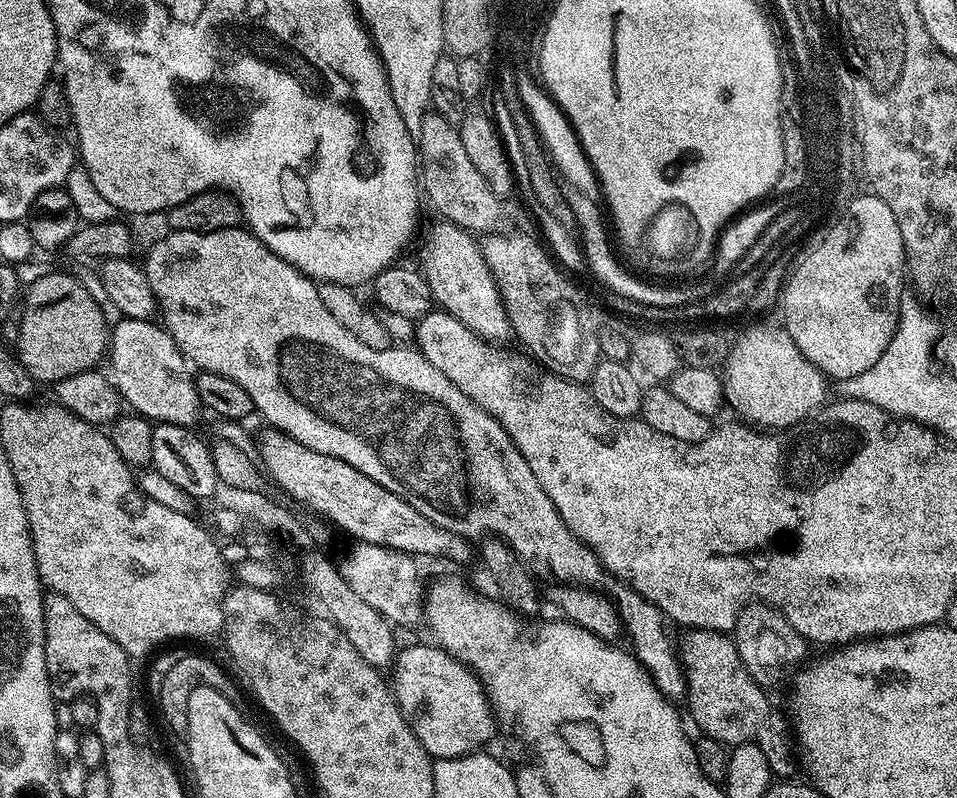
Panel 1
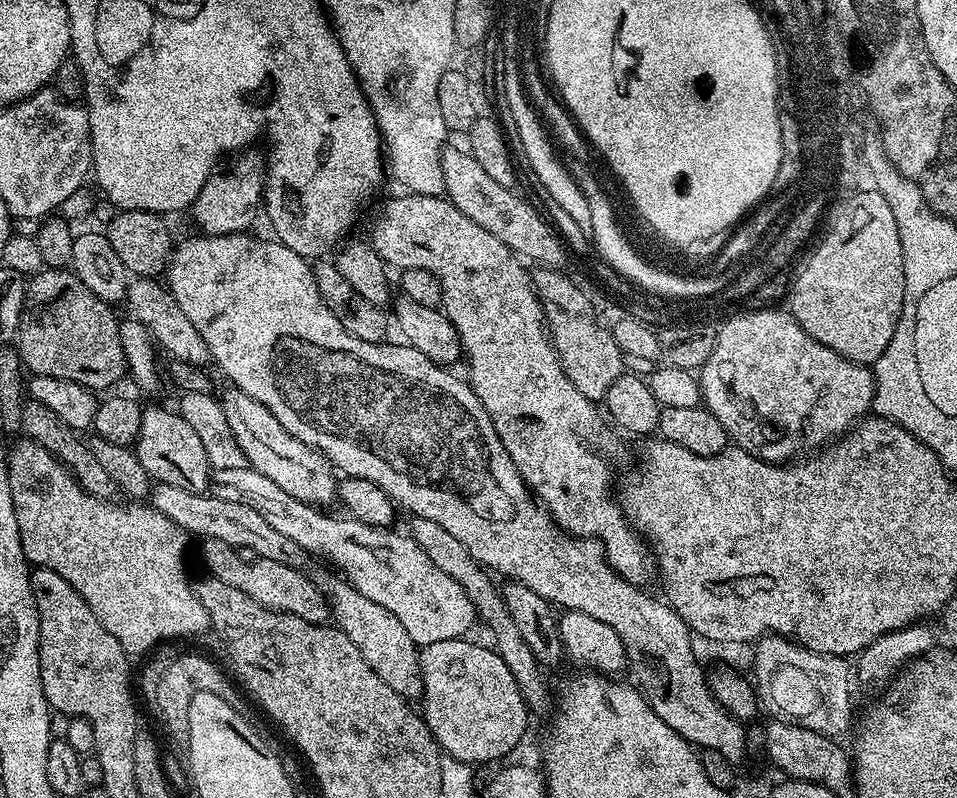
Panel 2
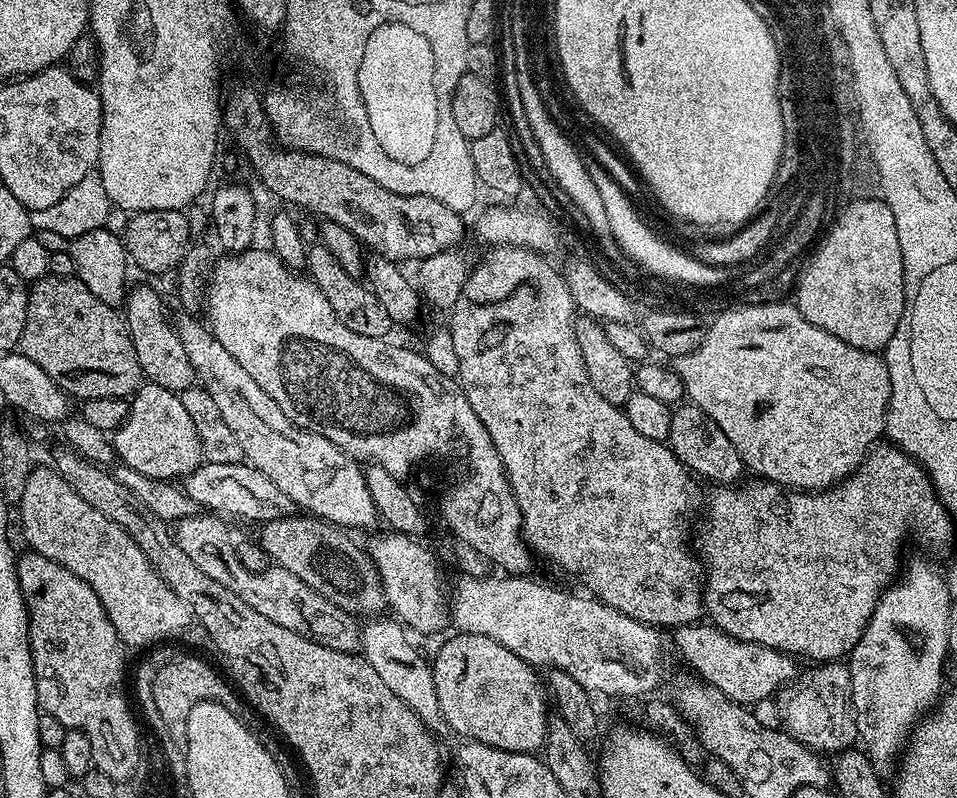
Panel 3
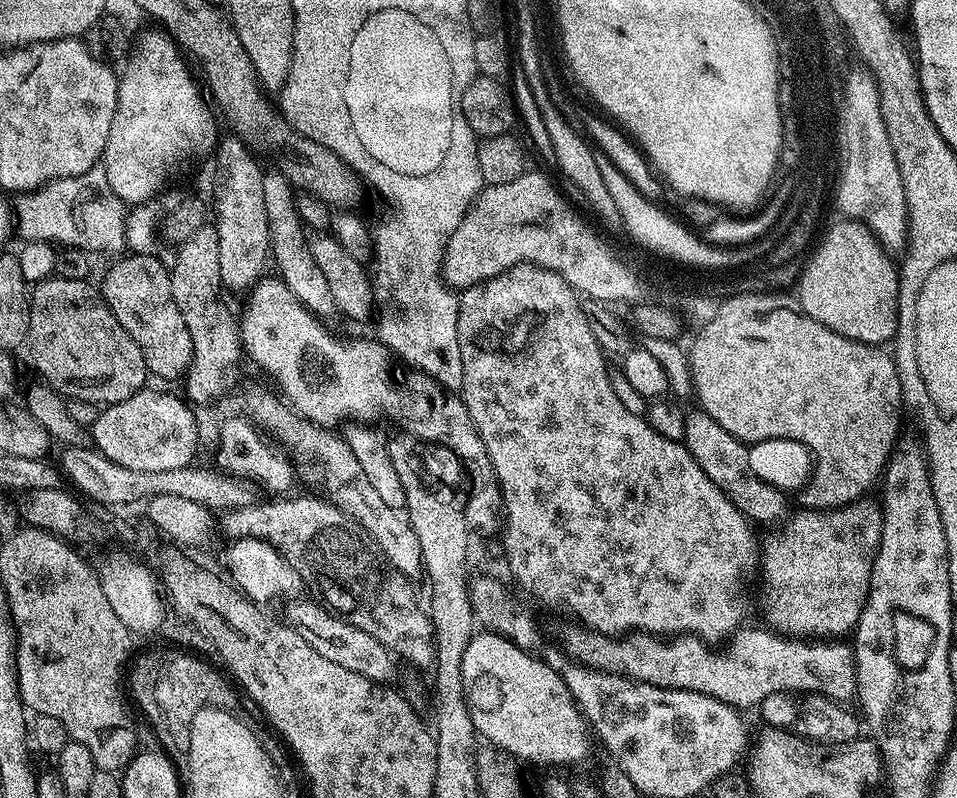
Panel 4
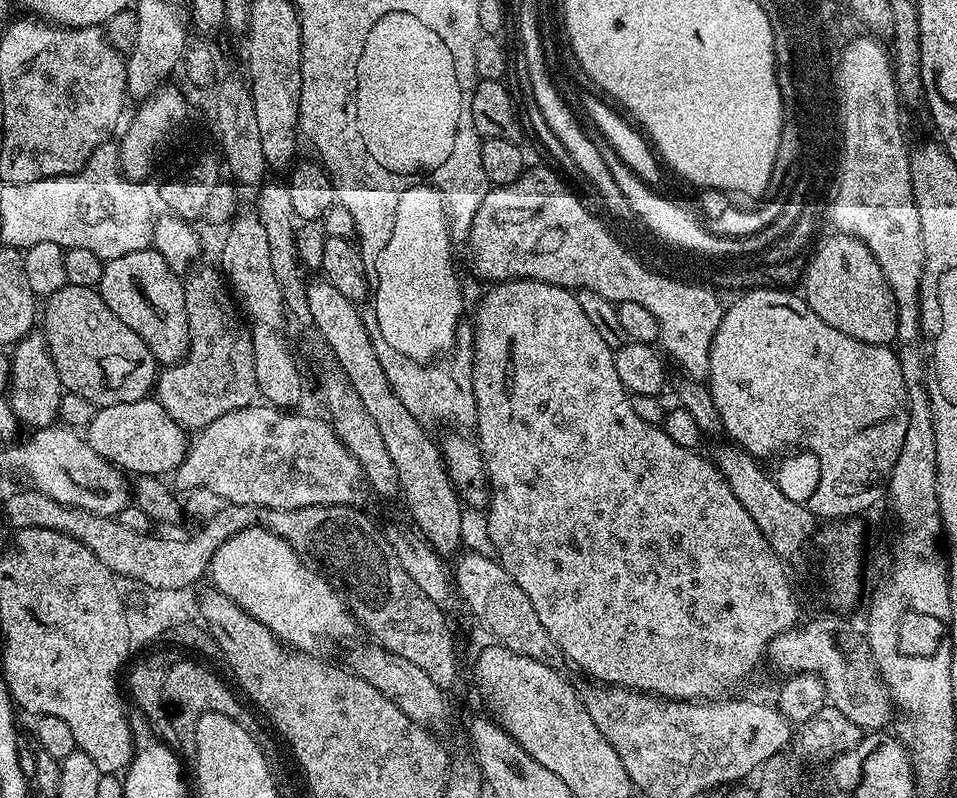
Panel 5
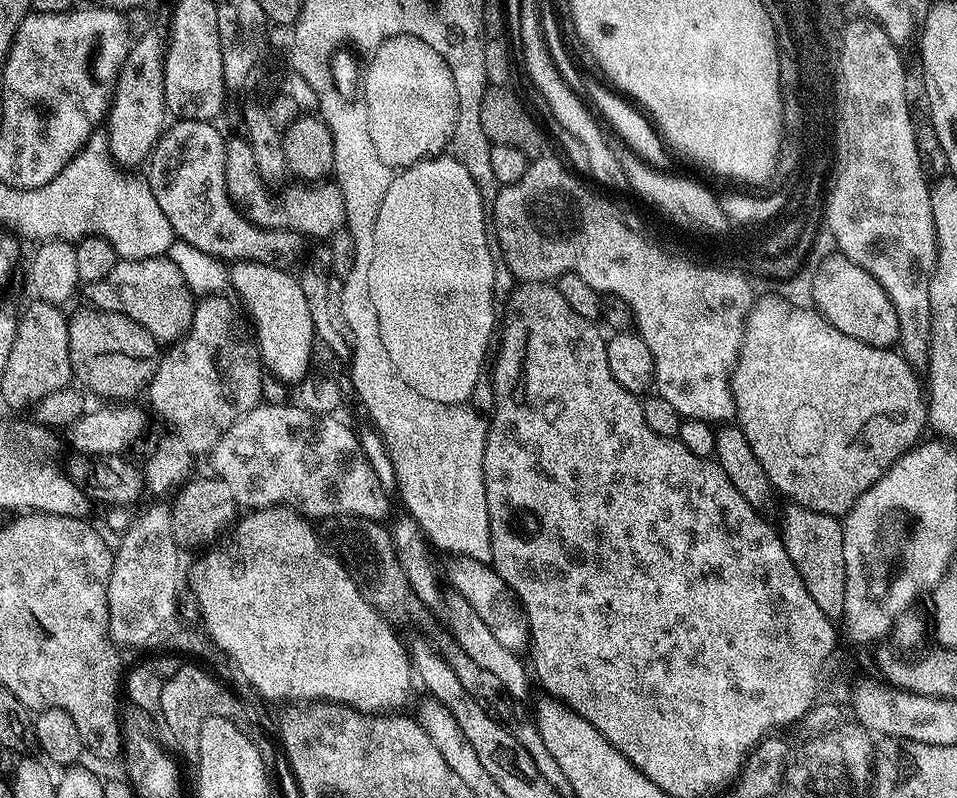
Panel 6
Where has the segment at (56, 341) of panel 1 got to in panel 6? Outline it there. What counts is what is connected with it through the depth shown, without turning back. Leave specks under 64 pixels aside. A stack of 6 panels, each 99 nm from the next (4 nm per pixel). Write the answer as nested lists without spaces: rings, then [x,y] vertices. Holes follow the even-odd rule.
[[[91,306],[80,308],[68,316],[68,349],[75,383],[89,393],[92,391],[96,396],[105,396],[108,402],[128,402],[131,396],[139,392],[141,395],[152,383],[162,355],[161,345],[142,326],[138,326],[138,322],[126,318],[126,314],[107,312]]]

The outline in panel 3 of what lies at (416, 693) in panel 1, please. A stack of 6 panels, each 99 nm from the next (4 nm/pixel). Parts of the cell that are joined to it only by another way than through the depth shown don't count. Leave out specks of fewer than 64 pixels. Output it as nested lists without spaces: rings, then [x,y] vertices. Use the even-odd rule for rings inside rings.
[[[462,632],[452,634],[452,637],[441,646],[436,652],[436,660],[431,661],[432,673],[434,674],[434,686],[438,690],[438,706],[440,714],[446,718],[446,722],[451,726],[453,733],[457,737],[466,740],[481,740],[486,746],[494,746],[498,750],[510,750],[511,752],[530,752],[539,753],[544,747],[544,741],[548,739],[548,717],[550,715],[550,696],[546,691],[546,684],[543,679],[536,677],[537,669],[531,664],[527,664],[518,654],[506,650],[494,638],[486,638],[482,634],[470,634]]]

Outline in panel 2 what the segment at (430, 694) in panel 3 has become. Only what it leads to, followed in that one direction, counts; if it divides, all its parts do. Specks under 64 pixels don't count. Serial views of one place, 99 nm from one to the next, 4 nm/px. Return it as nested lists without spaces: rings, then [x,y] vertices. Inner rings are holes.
[[[336,576],[319,577],[318,580],[319,590],[328,602],[335,627],[344,632],[346,638],[358,646],[358,650],[362,650],[362,658],[370,662],[370,670],[374,670],[374,674],[378,674],[378,678],[382,678],[382,682],[394,690],[394,694],[409,702],[419,701],[423,697],[424,687],[418,645],[410,638],[410,634],[406,634],[402,622],[398,622],[390,610],[378,606],[378,602],[370,602],[366,594],[358,594],[358,590],[347,580]]]

